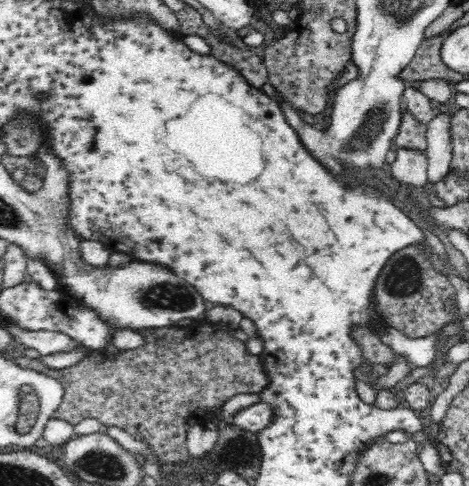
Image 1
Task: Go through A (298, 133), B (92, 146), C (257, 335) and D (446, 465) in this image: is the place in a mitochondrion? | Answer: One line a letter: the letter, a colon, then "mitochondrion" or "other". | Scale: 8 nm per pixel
A: other
B: other
C: other
D: other

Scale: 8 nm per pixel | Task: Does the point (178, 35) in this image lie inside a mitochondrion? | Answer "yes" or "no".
no

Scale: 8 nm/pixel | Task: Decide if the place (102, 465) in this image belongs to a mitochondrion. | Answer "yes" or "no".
yes

